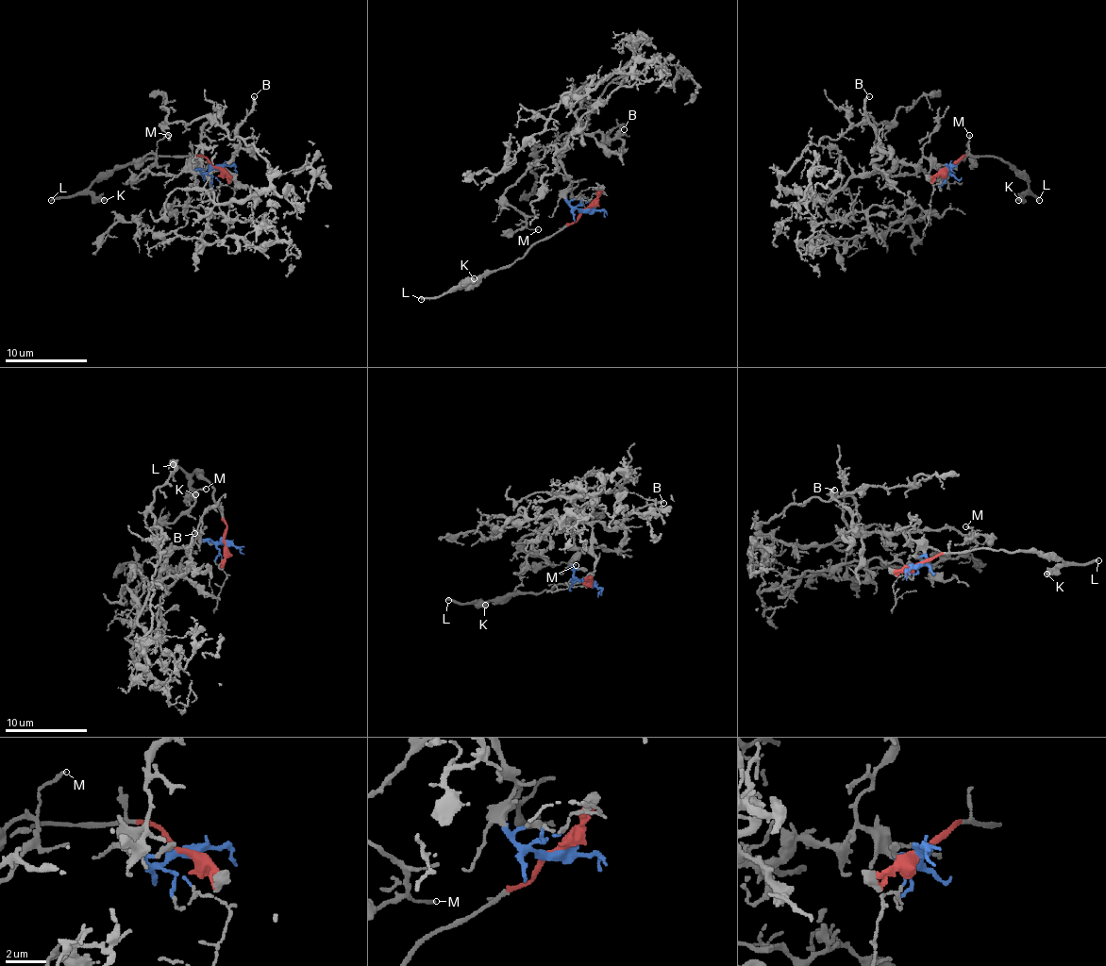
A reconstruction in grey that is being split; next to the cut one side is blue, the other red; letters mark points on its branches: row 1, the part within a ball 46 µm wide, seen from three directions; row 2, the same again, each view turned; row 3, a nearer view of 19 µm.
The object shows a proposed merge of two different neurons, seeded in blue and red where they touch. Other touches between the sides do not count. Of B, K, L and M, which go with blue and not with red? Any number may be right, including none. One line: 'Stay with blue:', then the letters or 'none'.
Stay with blue: B, M

